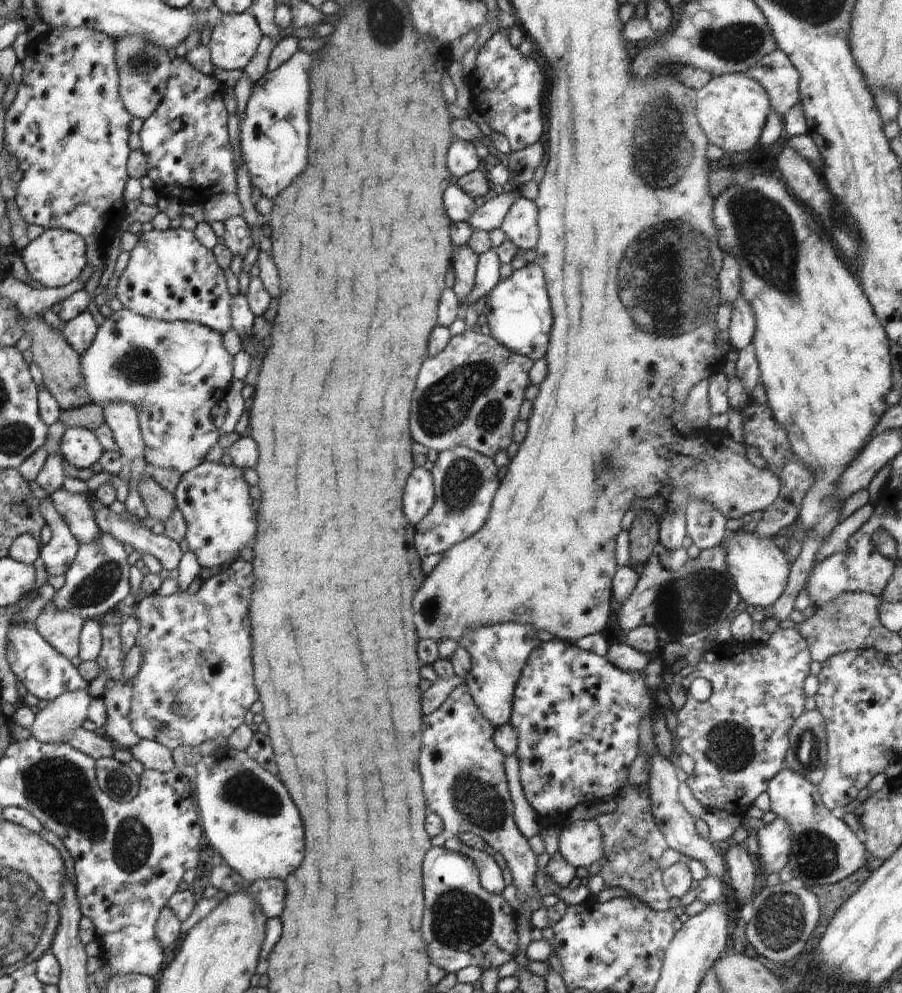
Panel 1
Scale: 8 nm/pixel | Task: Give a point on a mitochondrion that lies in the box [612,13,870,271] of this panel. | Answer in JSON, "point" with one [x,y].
{"point":[662,146]}

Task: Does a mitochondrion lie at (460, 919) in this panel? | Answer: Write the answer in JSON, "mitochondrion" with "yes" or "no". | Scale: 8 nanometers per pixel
{"mitochondrion":"yes"}

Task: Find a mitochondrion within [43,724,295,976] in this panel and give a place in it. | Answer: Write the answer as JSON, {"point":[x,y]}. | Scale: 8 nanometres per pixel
{"point":[246,791]}

